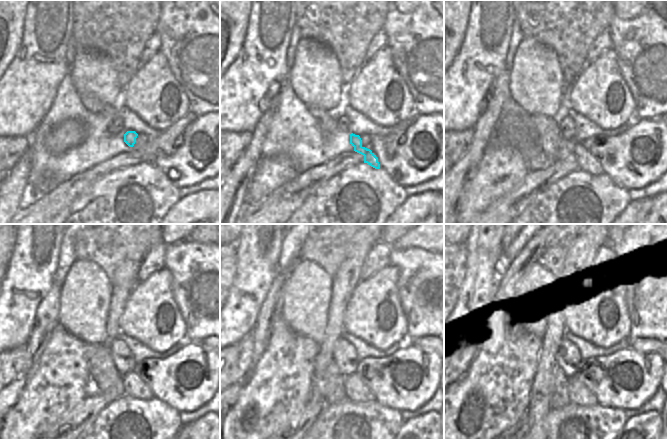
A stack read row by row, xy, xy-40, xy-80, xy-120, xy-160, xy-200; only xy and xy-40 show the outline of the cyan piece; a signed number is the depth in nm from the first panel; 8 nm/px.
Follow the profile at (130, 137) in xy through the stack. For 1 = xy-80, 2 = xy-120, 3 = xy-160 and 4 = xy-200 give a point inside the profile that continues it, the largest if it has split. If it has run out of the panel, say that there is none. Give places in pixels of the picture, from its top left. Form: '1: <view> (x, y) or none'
1: xy-80 (586, 162)
2: xy-120 (134, 387)
3: xy-160 (356, 391)
4: xy-200 (578, 394)

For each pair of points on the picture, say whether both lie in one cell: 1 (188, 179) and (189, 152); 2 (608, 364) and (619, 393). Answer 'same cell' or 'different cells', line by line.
1: same cell
2: same cell

